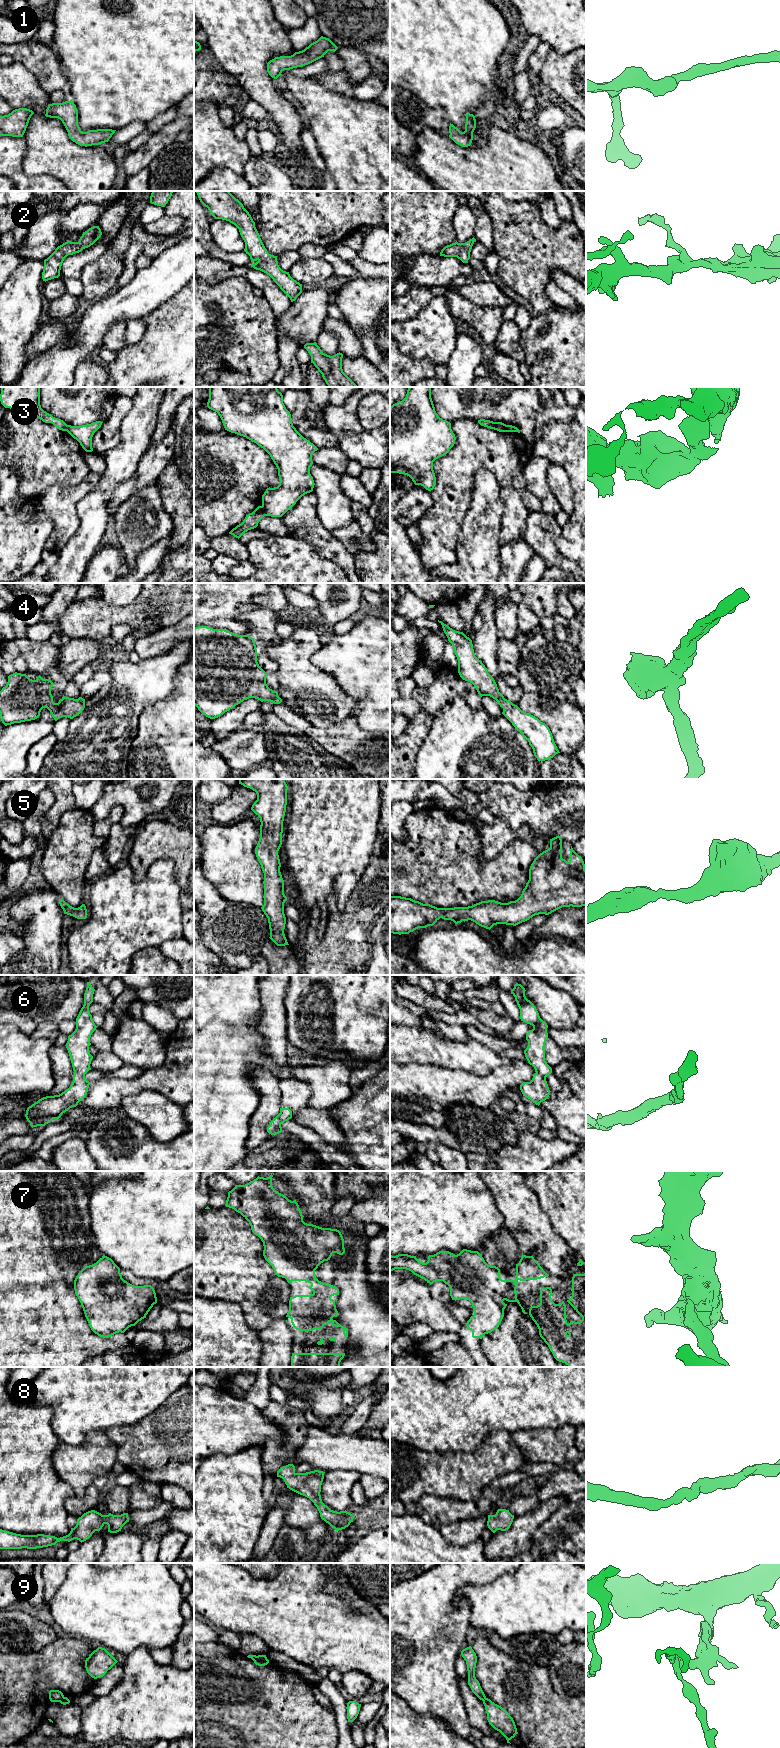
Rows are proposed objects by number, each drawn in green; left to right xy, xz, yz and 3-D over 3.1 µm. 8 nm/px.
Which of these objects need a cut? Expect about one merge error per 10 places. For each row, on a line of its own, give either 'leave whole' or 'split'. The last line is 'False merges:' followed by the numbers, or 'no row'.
1: leave whole
2: leave whole
3: split
4: leave whole
5: leave whole
6: leave whole
7: leave whole
8: leave whole
9: split
False merges: 3, 9

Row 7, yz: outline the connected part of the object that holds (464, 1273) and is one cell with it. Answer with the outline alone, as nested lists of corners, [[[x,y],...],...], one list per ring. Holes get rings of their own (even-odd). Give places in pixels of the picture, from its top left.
[[[463,1249],[455,1255],[449,1251],[439,1251],[428,1256],[426,1263],[420,1262],[416,1256],[408,1254],[390,1255],[390,1271],[395,1269],[406,1269],[414,1275],[424,1279],[430,1285],[436,1281],[443,1281],[450,1287],[452,1300],[467,1299],[472,1303],[474,1315],[467,1321],[466,1326],[472,1331],[473,1338],[480,1338],[485,1334],[497,1329],[504,1317],[504,1309],[507,1304],[503,1301],[517,1302],[524,1314],[527,1314],[517,1299],[517,1281],[537,1280],[549,1276],[533,1256],[522,1257],[516,1264],[516,1279],[502,1280],[500,1269],[496,1266],[488,1265],[478,1251]]]

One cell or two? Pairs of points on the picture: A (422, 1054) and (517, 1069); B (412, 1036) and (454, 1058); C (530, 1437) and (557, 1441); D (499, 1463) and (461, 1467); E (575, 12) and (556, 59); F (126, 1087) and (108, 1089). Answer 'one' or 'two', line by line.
A: two
B: one
C: one
D: one
E: two
F: one

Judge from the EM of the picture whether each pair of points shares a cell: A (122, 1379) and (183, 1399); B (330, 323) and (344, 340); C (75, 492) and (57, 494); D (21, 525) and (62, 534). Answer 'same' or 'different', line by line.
A: different
B: same
C: same
D: different

